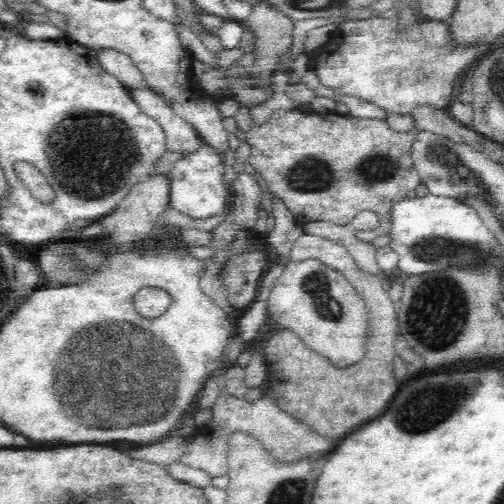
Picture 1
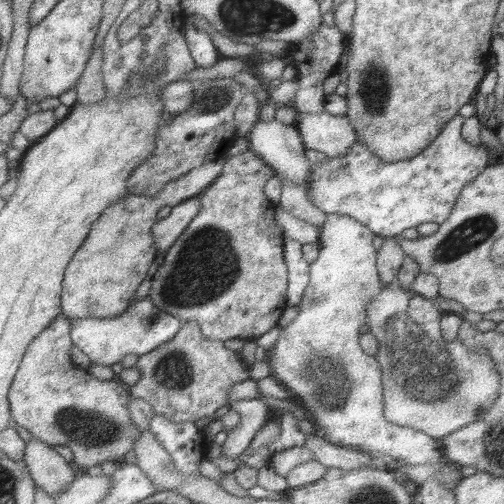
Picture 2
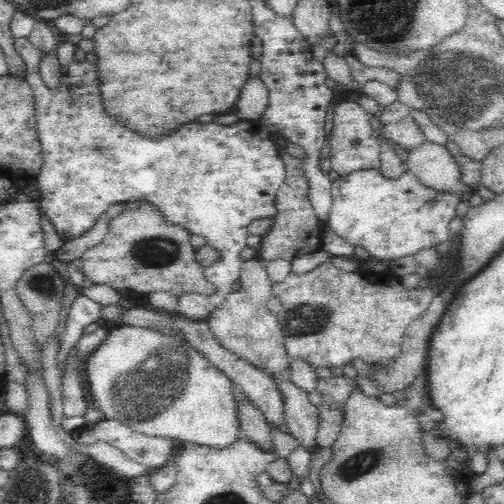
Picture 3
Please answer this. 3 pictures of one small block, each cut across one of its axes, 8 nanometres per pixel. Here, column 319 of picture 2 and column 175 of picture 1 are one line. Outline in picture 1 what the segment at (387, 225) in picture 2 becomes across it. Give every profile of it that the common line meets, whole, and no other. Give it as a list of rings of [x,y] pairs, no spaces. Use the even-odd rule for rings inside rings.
[[[204,144],[196,152],[182,156],[168,172],[168,176],[170,176],[170,202],[168,202],[168,206],[186,214],[186,216],[198,218],[198,220],[220,216],[222,212],[228,212],[226,198],[230,194],[230,186],[224,180],[226,162],[222,156],[224,154],[218,154],[218,150],[208,144]]]

